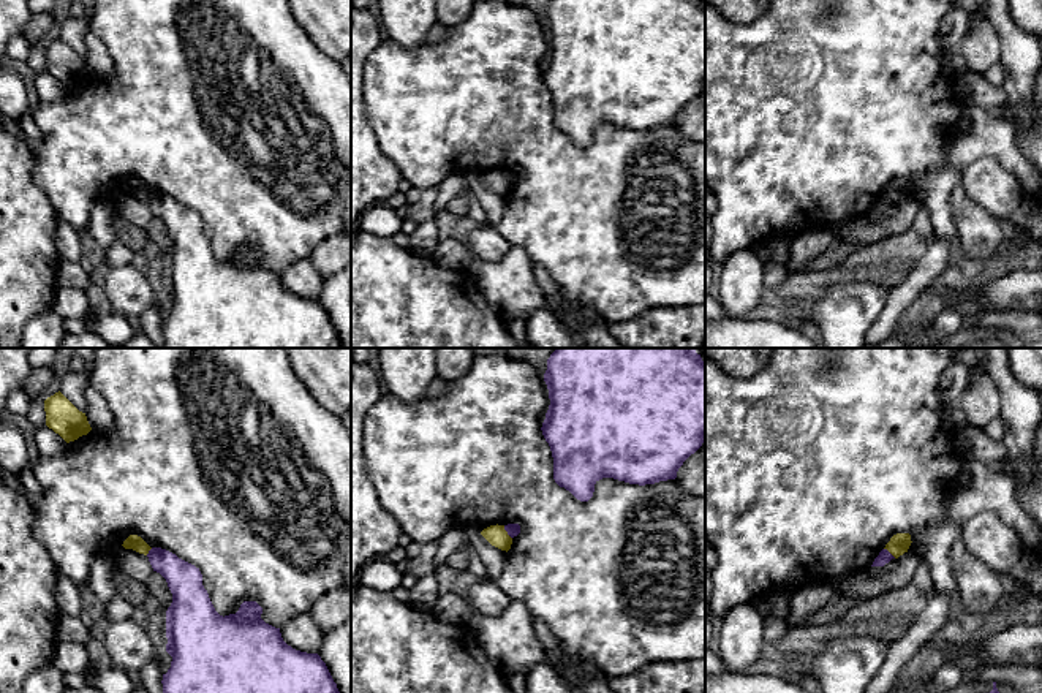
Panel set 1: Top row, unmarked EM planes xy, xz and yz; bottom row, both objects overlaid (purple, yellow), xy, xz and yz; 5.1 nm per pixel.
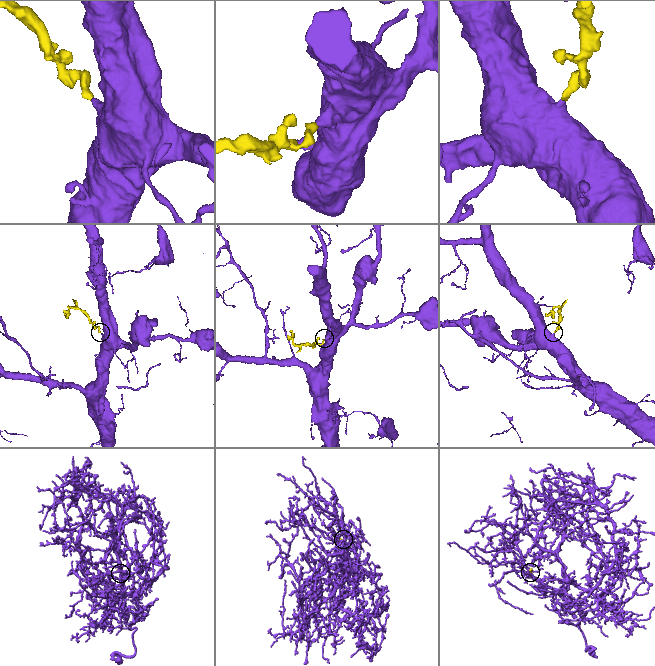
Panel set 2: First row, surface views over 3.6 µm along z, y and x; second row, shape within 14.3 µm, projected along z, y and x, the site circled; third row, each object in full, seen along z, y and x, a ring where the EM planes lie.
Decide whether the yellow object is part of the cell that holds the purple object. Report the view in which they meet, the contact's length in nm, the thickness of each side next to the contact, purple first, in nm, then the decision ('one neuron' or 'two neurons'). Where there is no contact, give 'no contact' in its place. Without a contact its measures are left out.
xz | 80 nm | 70/100 nm | two neurons

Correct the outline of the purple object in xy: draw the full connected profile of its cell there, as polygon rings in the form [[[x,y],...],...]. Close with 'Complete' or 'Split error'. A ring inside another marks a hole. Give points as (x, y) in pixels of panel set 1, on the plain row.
[[[152,193],[147,203],[172,239],[166,256],[166,297],[172,307],[161,326],[163,348],[343,348],[321,302],[288,291],[280,274],[261,264],[256,247],[244,247],[236,259],[223,263],[202,231],[199,214],[161,193]]]. Complete

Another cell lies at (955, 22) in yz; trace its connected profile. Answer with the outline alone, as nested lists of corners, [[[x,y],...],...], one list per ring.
[[[950,0],[950,8],[939,25],[939,38],[944,49],[955,49],[969,30],[969,14],[963,11],[957,0]]]

